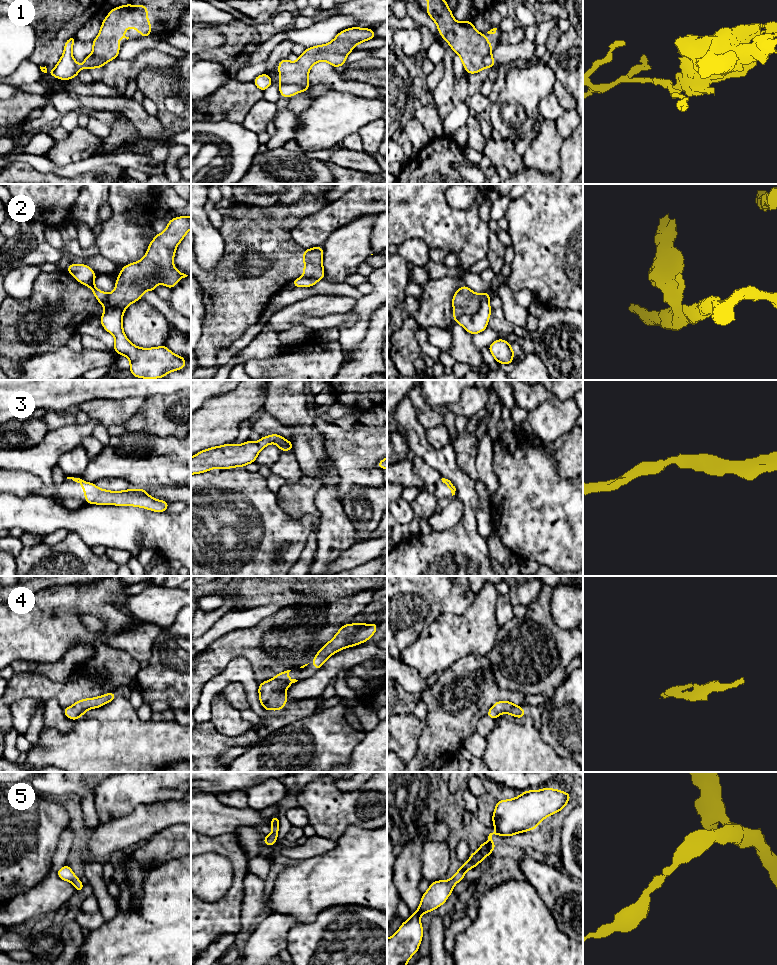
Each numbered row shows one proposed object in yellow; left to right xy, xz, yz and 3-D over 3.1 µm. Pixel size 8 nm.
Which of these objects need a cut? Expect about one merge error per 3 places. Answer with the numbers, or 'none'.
1, 2

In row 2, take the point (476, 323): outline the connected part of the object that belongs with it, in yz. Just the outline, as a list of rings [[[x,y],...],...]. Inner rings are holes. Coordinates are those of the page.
[[[483,299],[479,311],[473,315],[461,315],[454,322],[460,324],[471,335],[483,332],[488,328],[491,315],[489,299]]]

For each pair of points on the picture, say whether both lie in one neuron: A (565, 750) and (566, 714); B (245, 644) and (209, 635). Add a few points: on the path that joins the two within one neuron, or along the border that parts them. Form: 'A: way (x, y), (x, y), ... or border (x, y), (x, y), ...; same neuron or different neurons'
A: way (566, 741), (566, 723); same neuron
B: border (241, 628), (236, 628), (223, 634), (201, 652); different neurons

